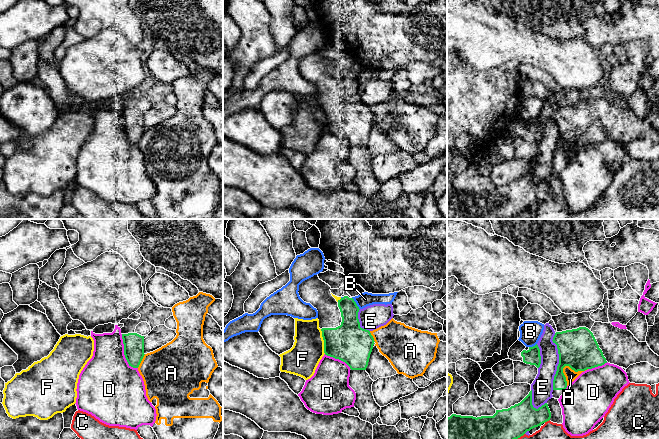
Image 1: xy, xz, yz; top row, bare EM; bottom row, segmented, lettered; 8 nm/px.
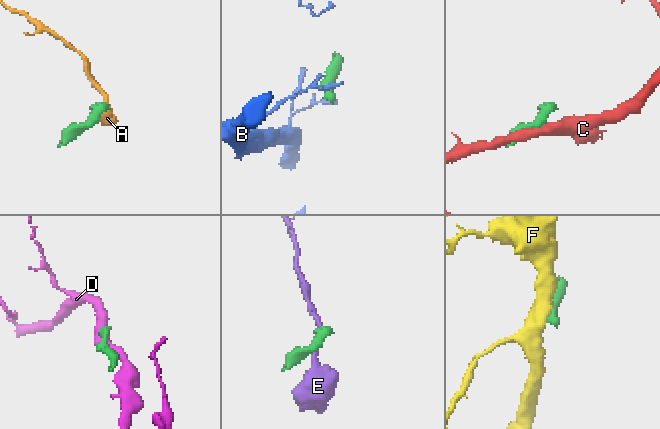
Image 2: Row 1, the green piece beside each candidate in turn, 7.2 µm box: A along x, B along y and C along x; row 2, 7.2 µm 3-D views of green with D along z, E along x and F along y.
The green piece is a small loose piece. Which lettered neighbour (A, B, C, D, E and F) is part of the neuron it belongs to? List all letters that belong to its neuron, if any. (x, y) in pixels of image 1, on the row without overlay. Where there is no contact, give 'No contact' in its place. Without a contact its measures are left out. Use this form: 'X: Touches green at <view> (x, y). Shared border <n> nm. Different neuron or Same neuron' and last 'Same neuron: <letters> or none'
A: Touches green at yz (566, 141). Shared border 220 nm. Different neuron
B: Touches green at xz (355, 79). Shared border 120 nm. Different neuron
C: Touches green at yz (511, 216). Shared border 220 nm. Different neuron
D: Touches green at xy (124, 129). Shared border 300 nm. Different neuron
E: Touches green at yz (559, 137). Shared border 460 nm. Different neuron
F: Touches green at xz (324, 117). Shared border 200 nm. Different neuron
Same neuron: none

